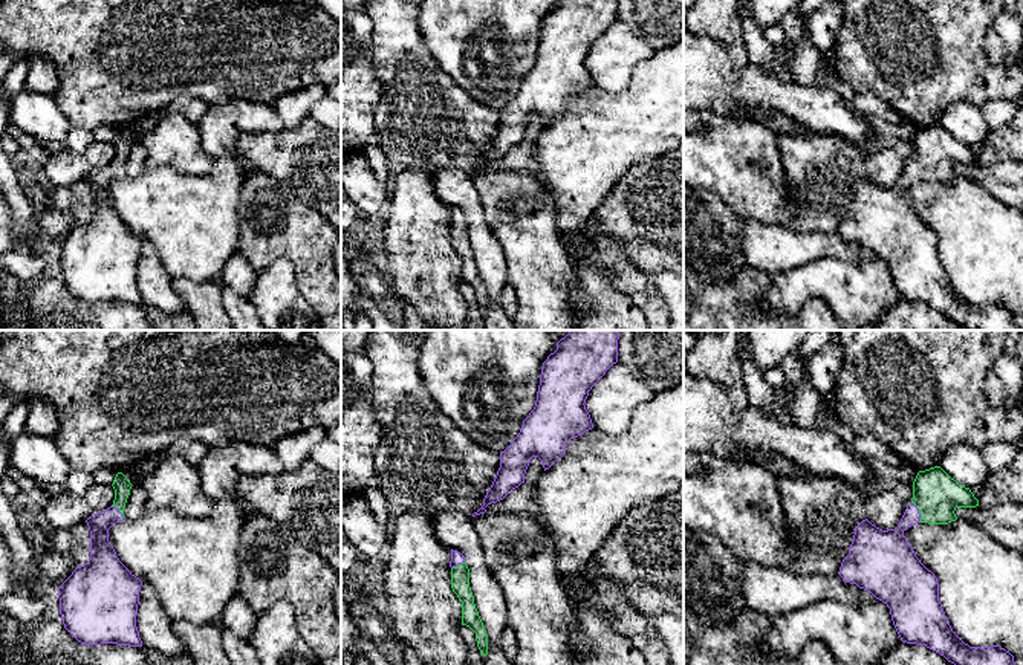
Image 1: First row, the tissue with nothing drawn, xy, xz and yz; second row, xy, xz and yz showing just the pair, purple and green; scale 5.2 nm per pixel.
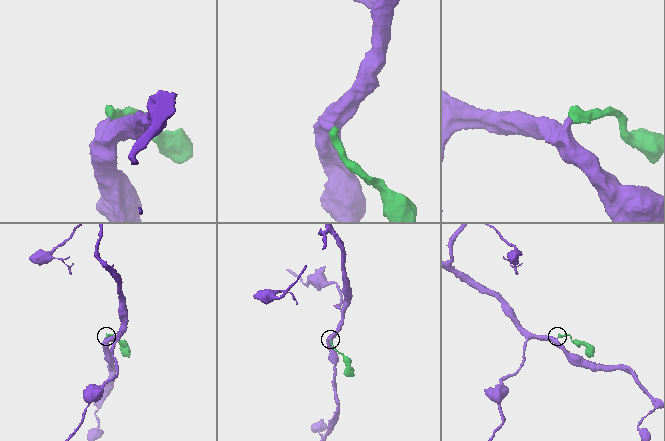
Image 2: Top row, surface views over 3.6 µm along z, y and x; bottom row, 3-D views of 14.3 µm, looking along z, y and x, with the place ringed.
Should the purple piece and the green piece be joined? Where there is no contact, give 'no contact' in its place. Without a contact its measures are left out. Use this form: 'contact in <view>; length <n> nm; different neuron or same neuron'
contact in yz; length 120 nm; same neuron

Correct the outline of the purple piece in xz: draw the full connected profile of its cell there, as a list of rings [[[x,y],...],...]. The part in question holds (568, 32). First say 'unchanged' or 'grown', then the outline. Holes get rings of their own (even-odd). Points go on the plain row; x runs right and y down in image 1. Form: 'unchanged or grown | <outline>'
unchanged | [[[557,0],[557,8],[543,20],[534,67],[523,78],[520,90],[500,110],[500,125],[483,156],[483,164],[473,174],[485,171],[486,164],[503,157],[524,141],[532,115],[538,115],[544,128],[566,112],[566,101],[593,86],[586,57],[592,44],[618,20],[618,0]]]

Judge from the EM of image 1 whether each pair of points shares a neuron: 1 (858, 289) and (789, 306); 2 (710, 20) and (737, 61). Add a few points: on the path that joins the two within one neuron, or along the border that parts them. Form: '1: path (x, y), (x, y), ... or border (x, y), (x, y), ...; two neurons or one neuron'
1: path (841, 289), (806, 289); one neuron
2: path (720, 31), (737, 51); one neuron

